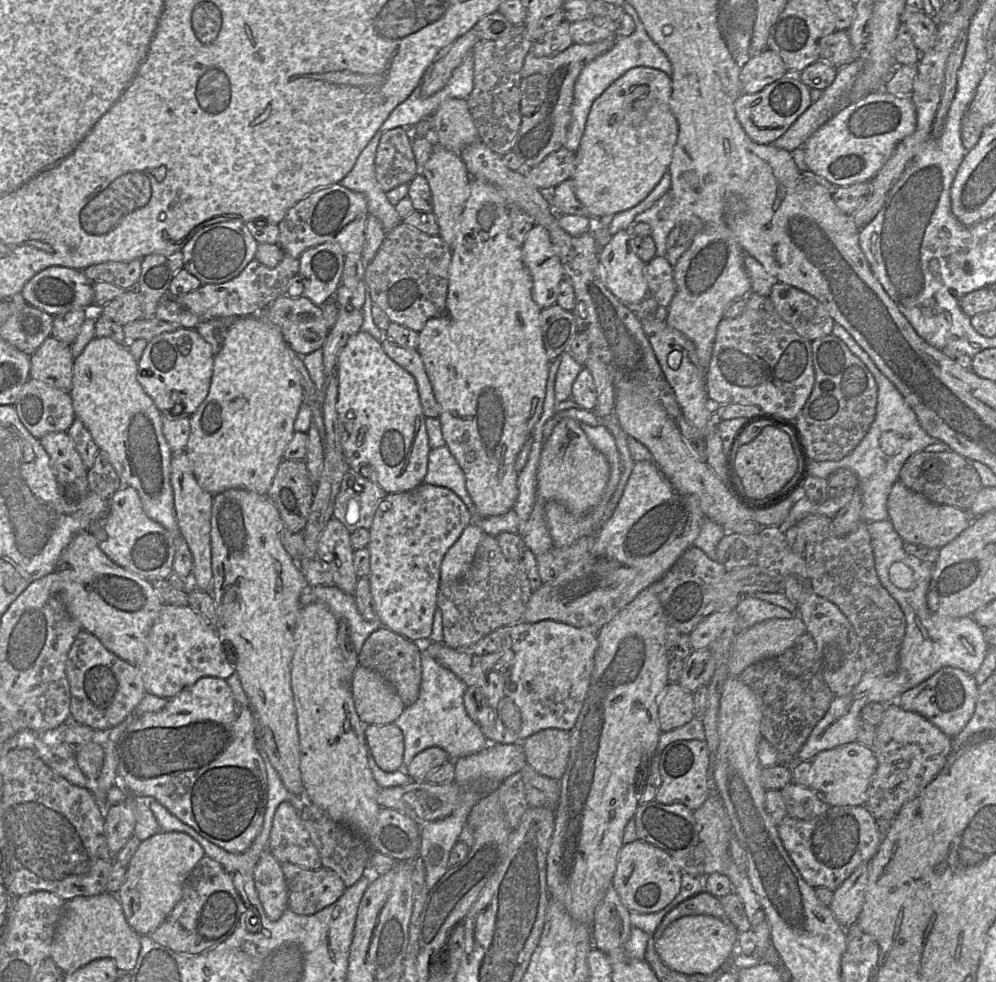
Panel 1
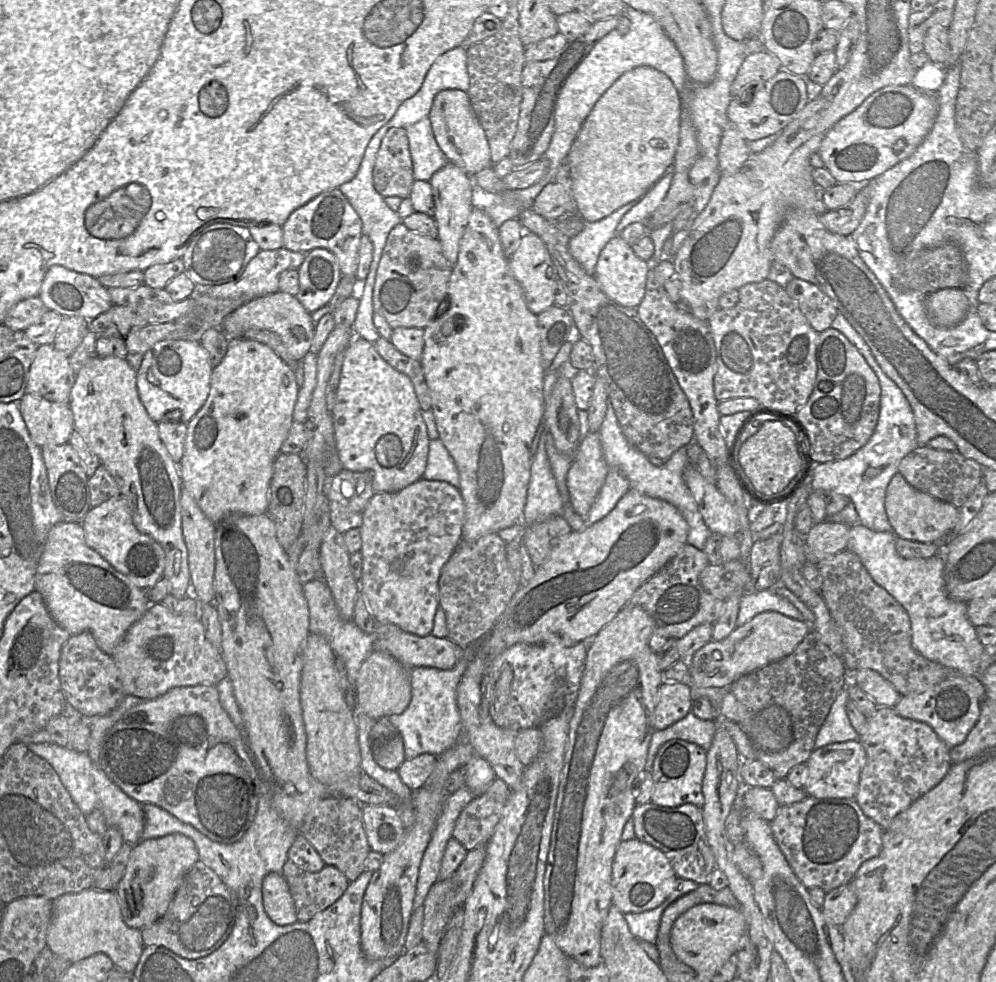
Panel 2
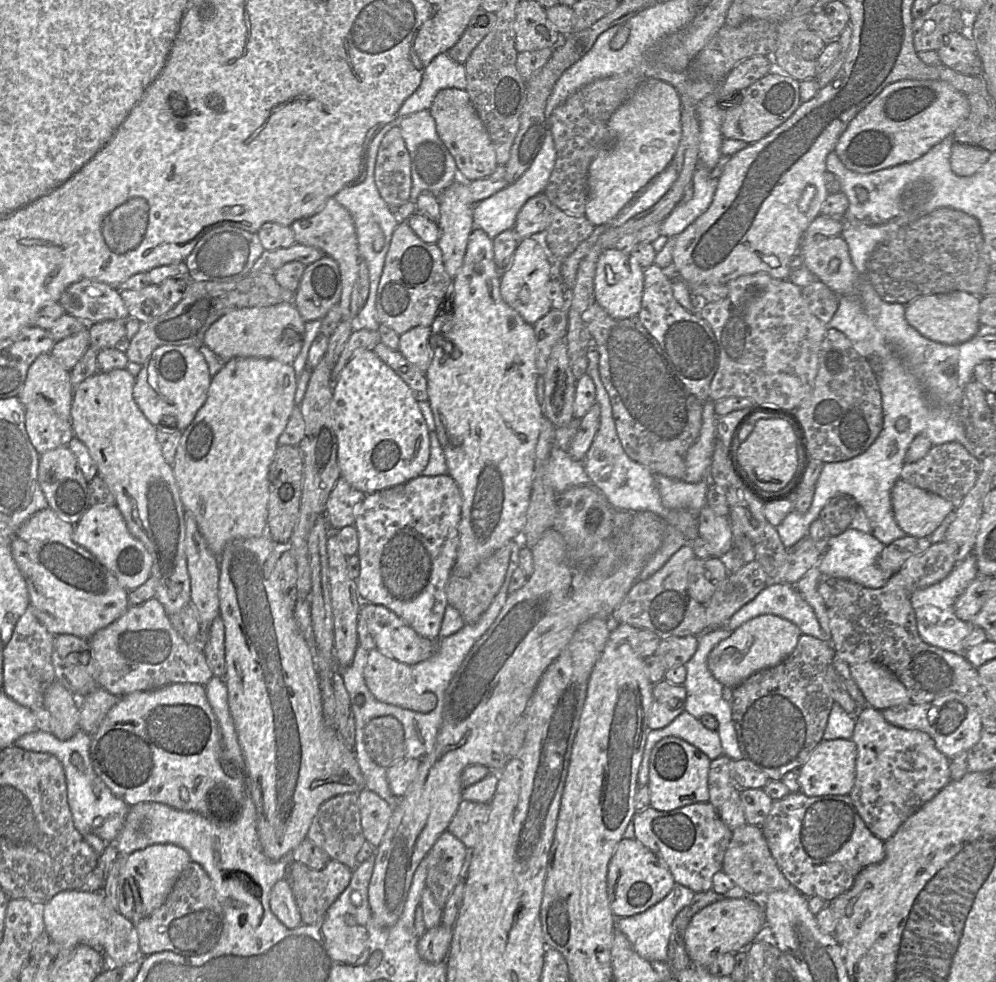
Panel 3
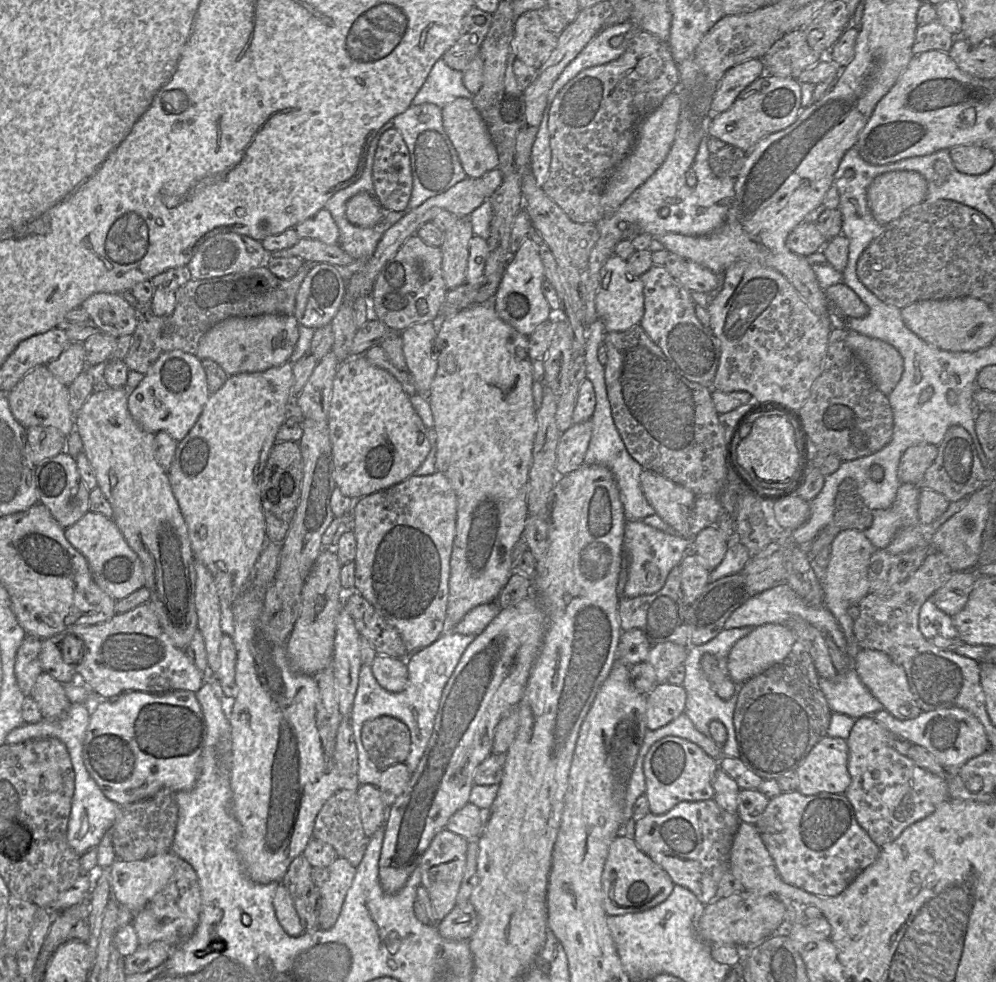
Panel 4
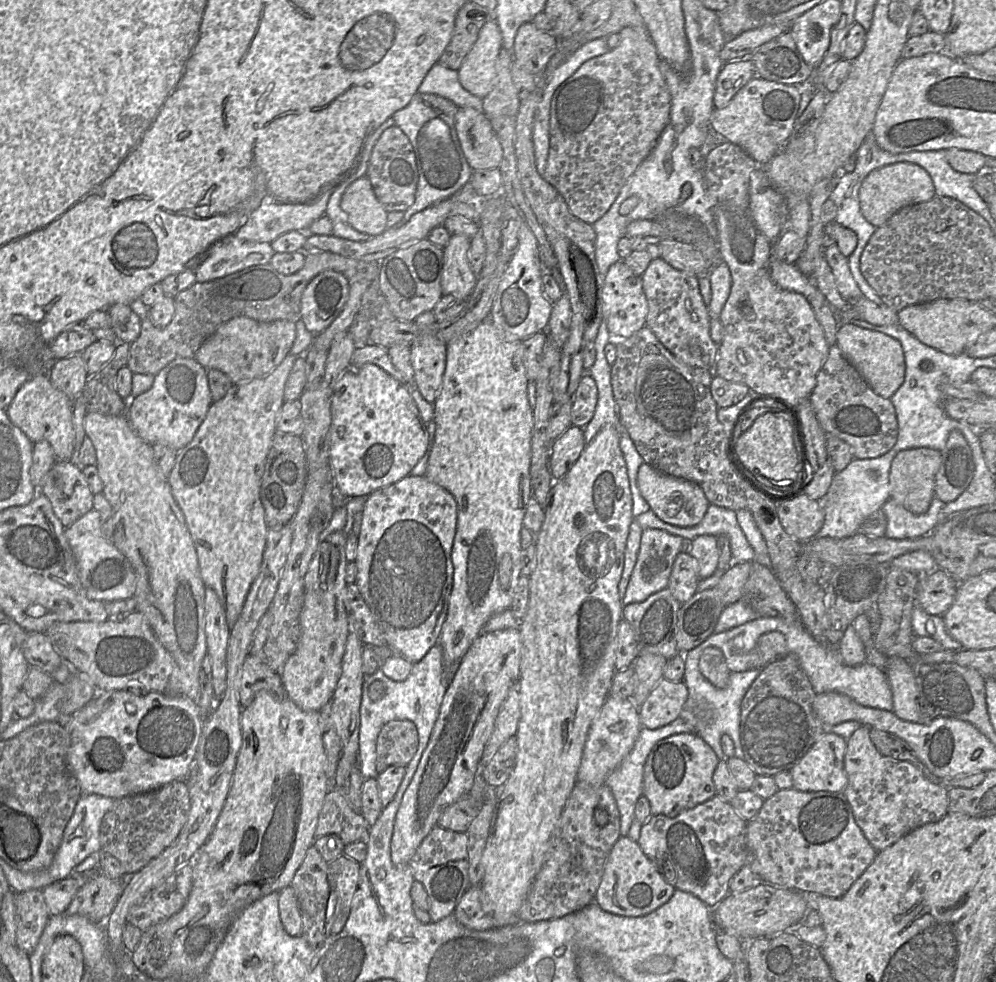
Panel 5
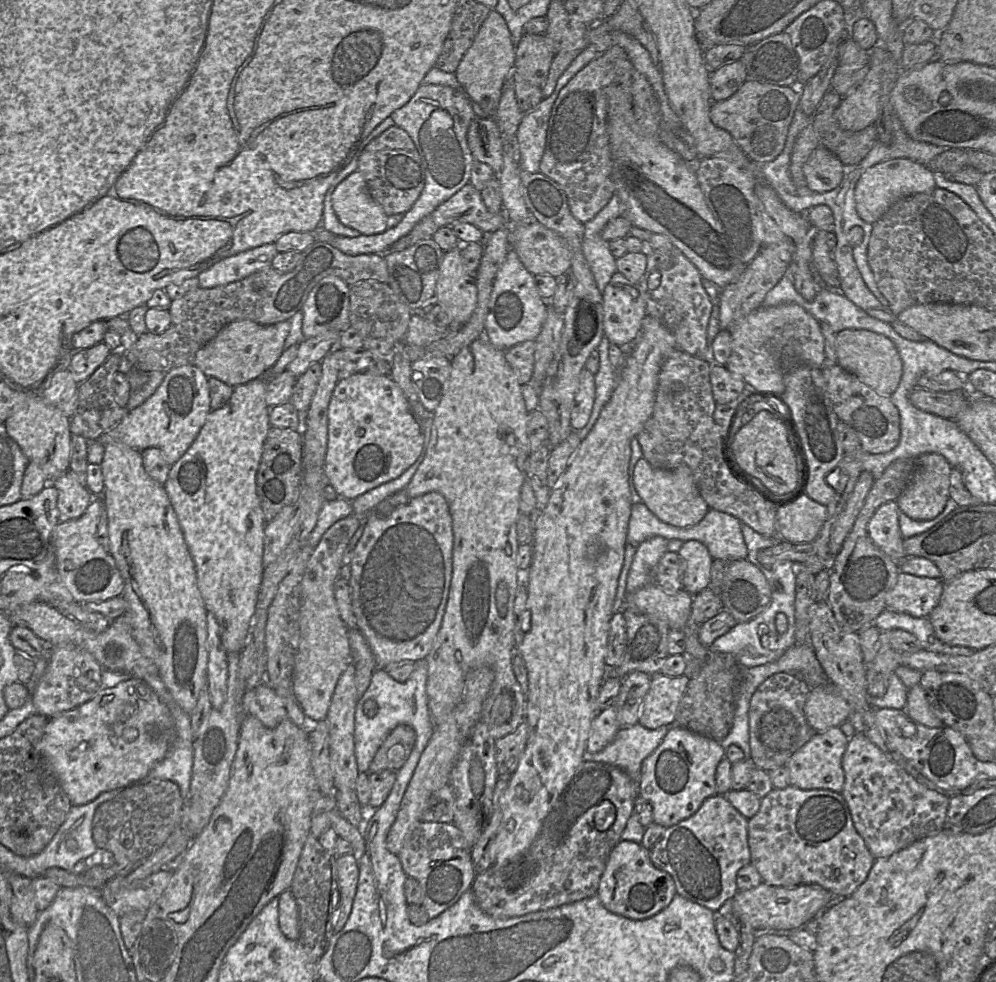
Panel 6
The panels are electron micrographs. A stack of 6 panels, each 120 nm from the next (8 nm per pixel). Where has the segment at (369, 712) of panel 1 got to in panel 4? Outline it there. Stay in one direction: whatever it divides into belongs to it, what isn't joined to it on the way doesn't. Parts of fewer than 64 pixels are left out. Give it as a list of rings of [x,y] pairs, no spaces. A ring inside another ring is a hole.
[[[377,654],[371,670],[378,684],[385,690],[399,693],[405,689],[408,680],[406,659]]]

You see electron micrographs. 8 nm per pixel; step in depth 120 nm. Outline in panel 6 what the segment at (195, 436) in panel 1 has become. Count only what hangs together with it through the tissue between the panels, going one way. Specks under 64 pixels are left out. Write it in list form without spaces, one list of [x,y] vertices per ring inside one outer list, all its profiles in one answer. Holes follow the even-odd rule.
[[[294,344],[284,350],[277,362],[259,378],[234,387],[229,401],[223,407],[209,412],[194,442],[171,466],[164,484],[195,564],[198,588],[207,611],[214,614],[221,627],[222,643],[227,653],[241,653],[246,646],[262,584],[266,521],[256,491],[256,474],[271,427],[271,407],[266,403],[267,385],[270,379],[286,370],[297,354],[298,344]]]

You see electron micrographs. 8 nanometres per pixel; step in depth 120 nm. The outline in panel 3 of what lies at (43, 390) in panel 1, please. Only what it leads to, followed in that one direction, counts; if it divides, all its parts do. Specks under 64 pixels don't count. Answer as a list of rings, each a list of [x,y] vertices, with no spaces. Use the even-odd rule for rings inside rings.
[[[37,404],[25,407],[25,427],[30,442],[39,455],[68,446],[74,437],[70,420],[62,419],[53,410]]]

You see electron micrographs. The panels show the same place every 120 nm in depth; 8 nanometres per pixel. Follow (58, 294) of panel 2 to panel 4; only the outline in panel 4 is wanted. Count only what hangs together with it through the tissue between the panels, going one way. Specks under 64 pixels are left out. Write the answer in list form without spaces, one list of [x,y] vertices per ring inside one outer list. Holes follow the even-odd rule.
[[[95,293],[81,305],[100,331],[116,338],[132,335],[138,323],[138,312],[120,294]]]

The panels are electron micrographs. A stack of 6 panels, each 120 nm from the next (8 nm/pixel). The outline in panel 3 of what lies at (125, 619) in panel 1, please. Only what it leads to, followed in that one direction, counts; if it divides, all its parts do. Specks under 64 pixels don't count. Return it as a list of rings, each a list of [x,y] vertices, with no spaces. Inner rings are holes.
[[[46,508],[33,514],[16,532],[15,537],[11,543],[11,553],[15,563],[17,564],[21,574],[23,575],[28,595],[29,595],[29,607],[34,612],[34,615],[38,621],[46,628],[46,630],[52,634],[56,635],[74,635],[84,639],[89,639],[97,631],[106,626],[110,625],[121,617],[130,607],[128,596],[129,591],[124,589],[116,579],[116,577],[88,550],[82,546],[76,544],[72,539],[72,533],[74,530],[74,525],[60,519],[51,509]]]

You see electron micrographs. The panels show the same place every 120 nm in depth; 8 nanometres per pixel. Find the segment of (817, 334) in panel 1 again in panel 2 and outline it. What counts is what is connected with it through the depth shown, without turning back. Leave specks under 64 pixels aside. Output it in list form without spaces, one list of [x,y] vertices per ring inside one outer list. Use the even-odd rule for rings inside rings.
[[[794,277],[785,286],[785,290],[798,303],[801,312],[816,332],[820,333],[831,327],[838,310],[817,286]]]

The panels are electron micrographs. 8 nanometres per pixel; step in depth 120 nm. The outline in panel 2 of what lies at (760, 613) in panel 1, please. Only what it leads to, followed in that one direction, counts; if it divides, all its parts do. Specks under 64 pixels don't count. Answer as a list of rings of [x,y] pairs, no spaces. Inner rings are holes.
[[[766,589],[742,596],[736,626],[743,626],[757,614],[766,611],[779,612],[793,619],[805,621],[801,612],[791,602],[771,589]]]

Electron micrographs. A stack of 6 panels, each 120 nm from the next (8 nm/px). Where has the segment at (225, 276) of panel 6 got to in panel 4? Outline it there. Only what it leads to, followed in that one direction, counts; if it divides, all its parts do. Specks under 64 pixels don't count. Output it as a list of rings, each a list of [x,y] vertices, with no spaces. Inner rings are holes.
[[[223,231],[207,238],[186,266],[190,270],[191,279],[195,280],[221,277],[260,266],[267,267],[269,258],[270,253],[264,249],[260,241],[236,232]]]

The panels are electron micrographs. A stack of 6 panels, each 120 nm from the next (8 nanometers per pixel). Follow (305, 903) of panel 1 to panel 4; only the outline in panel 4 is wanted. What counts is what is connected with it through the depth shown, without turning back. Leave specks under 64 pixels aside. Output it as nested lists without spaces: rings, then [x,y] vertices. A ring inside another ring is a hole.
[[[339,856],[326,867],[312,867],[311,877],[319,890],[317,917],[321,929],[328,930],[336,923],[355,873],[356,867]]]

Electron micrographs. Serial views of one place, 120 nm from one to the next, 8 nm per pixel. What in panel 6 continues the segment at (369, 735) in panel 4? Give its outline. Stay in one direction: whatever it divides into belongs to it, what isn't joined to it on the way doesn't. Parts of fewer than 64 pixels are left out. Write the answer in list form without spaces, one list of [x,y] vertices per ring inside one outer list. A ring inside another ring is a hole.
[[[401,724],[392,729],[377,750],[368,774],[382,771],[397,772],[407,761],[415,744],[416,735],[413,728]]]

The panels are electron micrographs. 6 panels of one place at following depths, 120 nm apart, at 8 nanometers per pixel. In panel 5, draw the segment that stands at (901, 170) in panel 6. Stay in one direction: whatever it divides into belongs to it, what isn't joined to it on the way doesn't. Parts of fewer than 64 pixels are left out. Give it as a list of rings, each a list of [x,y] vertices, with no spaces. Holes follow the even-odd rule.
[[[900,162],[873,170],[863,180],[859,190],[860,210],[864,218],[878,228],[903,207],[926,202],[934,196],[935,190],[928,172],[917,164]]]

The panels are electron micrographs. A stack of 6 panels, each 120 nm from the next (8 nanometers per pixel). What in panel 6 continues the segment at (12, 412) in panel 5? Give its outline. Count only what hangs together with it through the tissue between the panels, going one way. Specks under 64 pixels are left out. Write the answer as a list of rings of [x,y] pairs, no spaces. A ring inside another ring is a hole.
[[[33,397],[17,407],[3,424],[9,436],[19,445],[26,458],[41,467],[48,483],[69,472],[72,440],[70,418],[57,408],[41,397]]]

